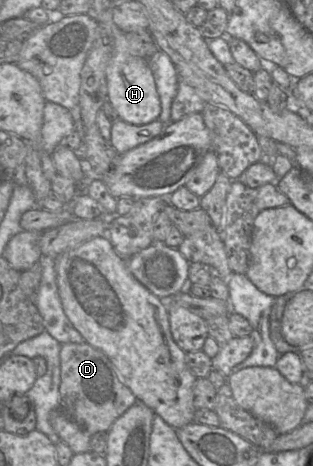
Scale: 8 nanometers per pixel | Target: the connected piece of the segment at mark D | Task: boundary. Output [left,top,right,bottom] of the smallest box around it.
[60,342,137,436]

